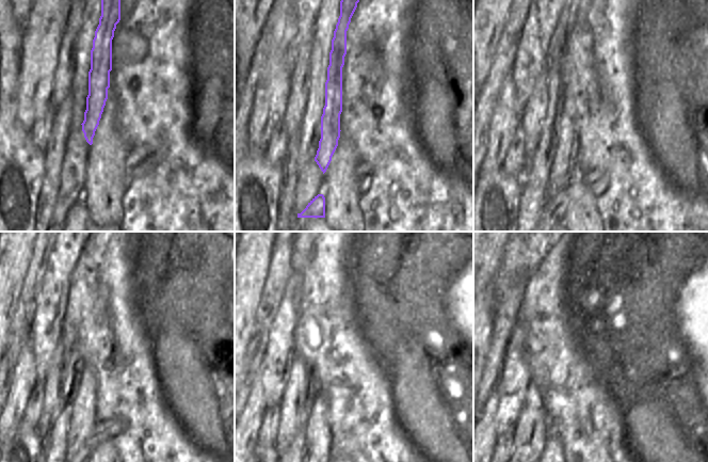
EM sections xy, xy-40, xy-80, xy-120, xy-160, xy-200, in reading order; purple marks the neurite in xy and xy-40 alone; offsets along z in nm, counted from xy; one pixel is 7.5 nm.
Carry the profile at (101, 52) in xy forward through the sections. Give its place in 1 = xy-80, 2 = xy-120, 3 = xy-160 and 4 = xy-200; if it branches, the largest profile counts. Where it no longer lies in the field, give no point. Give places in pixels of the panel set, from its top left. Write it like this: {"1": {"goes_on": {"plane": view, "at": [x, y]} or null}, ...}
{"1": {"goes_on": {"plane": "xy-80", "at": [562, 170]}}, "2": {"goes_on": {"plane": "xy-120", "at": [80, 443]}}, "3": {"goes_on": {"plane": "xy-160", "at": [318, 434]}}, "4": {"goes_on": {"plane": "xy-200", "at": [552, 448]}}}

